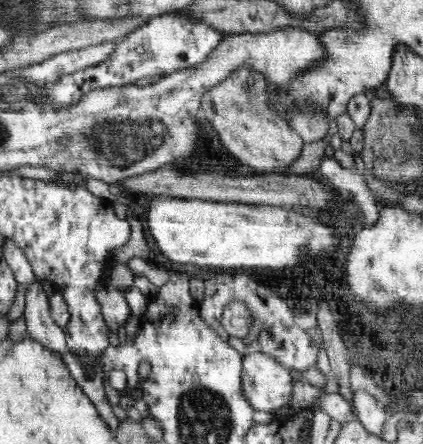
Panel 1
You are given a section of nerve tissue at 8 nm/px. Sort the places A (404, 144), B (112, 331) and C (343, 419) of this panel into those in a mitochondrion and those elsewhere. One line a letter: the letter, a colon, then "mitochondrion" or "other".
A: mitochondrion
B: other
C: other

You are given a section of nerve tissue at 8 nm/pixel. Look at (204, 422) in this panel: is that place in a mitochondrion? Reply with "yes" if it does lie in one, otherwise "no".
yes

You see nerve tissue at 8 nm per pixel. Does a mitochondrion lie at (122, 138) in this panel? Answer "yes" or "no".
yes

